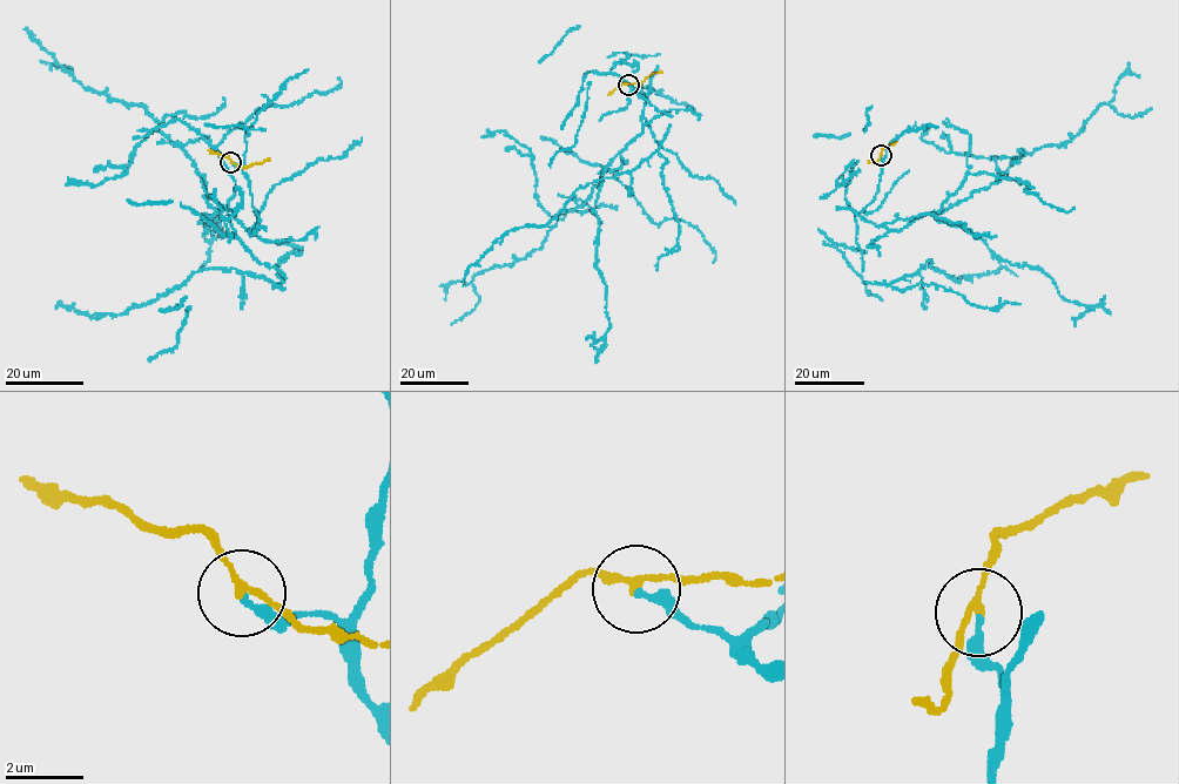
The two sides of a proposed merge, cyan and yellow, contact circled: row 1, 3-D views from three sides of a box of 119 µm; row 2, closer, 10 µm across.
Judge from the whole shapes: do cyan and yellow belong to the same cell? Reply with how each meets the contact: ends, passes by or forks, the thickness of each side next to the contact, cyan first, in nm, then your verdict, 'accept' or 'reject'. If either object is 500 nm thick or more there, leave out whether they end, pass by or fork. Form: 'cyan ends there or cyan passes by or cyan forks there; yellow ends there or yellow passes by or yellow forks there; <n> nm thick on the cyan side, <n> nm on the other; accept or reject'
cyan ends there; yellow passes by; 240 nm thick on the cyan side, 170 nm on the other; reject

